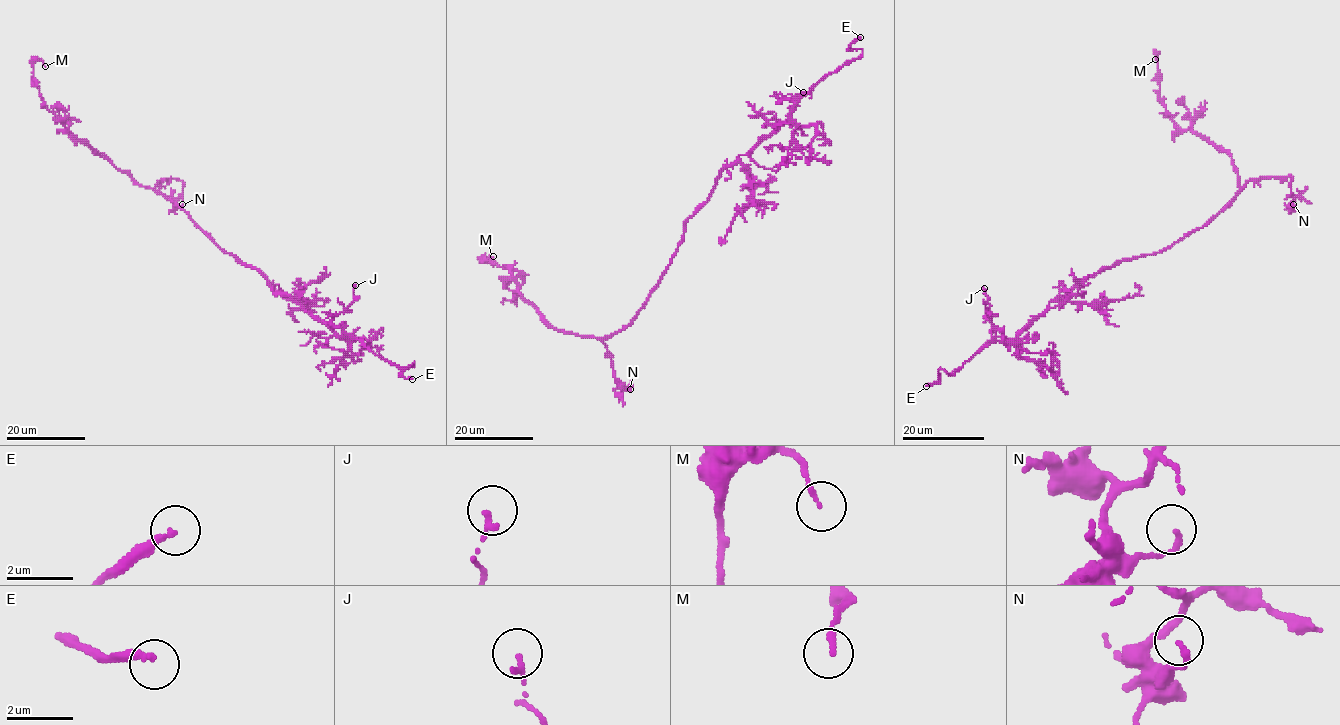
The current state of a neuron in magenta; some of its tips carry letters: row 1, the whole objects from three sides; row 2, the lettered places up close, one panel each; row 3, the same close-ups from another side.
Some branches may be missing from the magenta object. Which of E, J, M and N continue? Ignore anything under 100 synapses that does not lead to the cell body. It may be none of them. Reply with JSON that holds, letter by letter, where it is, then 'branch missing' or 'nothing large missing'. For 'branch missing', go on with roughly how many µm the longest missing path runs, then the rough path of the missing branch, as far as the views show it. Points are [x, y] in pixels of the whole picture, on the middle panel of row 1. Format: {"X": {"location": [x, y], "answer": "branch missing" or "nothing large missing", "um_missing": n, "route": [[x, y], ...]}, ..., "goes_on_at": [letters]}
{"E": {"location": [860, 37], "answer": "branch missing", "um_missing": 25}, "J": {"location": [803, 92], "answer": "nothing large missing"}, "M": {"location": [493, 256], "answer": "nothing large missing"}, "N": {"location": [630, 389], "answer": "nothing large missing"}, "goes_on_at": ["E"]}

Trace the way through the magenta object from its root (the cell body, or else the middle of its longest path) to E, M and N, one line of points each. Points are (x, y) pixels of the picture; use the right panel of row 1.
E: (1155, 253), (1104, 267), (1052, 300), (1012, 341), (990, 341), (952, 375), (940, 369), (940, 381), (926, 386)
M: (1155, 253), (1206, 225), (1240, 190), (1232, 158), (1168, 115), (1158, 94), (1157, 53), (1155, 59)
N: (1155, 253), (1206, 225), (1250, 180), (1290, 176), (1291, 196), (1294, 199), (1291, 207), (1293, 204)

